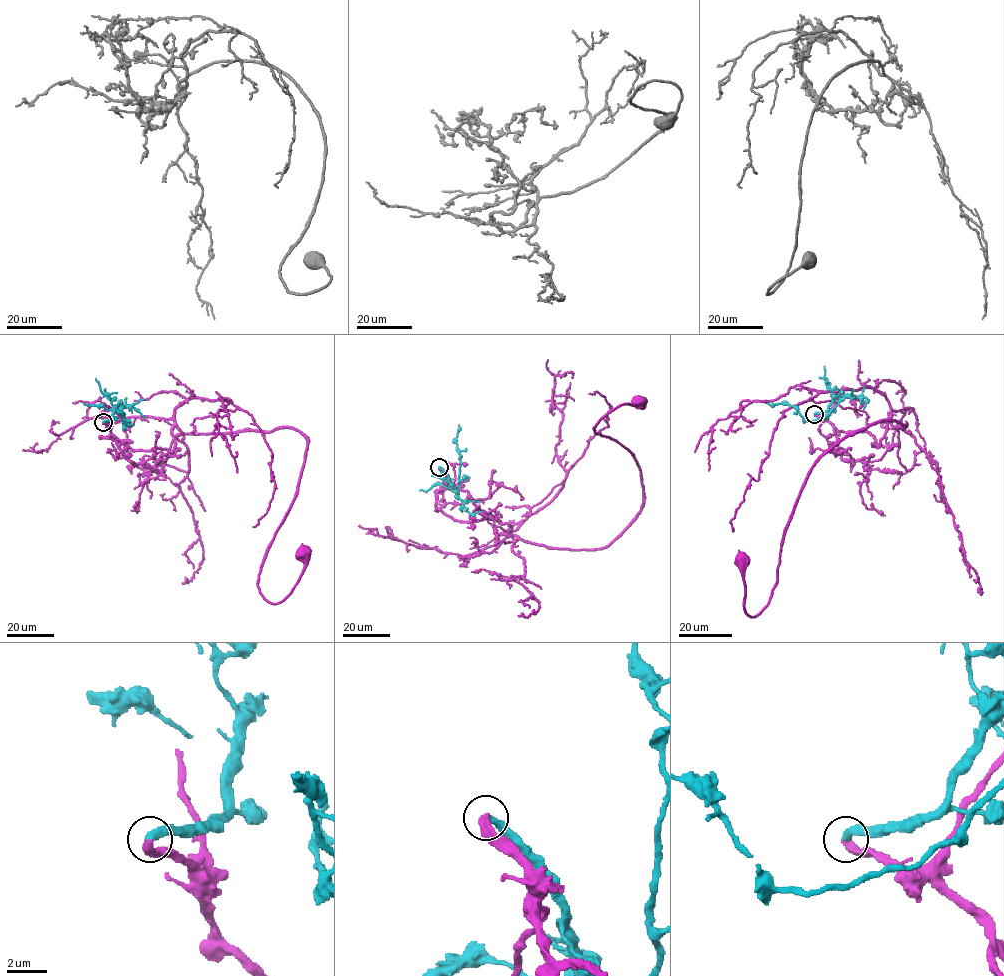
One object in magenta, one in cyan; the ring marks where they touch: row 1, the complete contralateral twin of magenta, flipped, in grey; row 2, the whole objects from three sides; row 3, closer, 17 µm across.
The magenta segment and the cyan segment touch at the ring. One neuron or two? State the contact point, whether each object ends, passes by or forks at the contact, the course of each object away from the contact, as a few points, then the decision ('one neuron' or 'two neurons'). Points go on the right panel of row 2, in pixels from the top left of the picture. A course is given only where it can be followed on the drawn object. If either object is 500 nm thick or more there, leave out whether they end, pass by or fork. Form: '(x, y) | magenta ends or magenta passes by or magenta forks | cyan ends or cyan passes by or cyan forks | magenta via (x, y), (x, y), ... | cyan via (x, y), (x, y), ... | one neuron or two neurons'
(814, 414) | magenta ends | cyan ends | magenta via (815, 414), (878, 447), (890, 419), (907, 425), (873, 422), (815, 463), (756, 616), (742, 561) | cyan via (815, 414), (826, 410), (836, 397), (841, 399), (828, 414), (811, 421), (805, 420), (793, 406), (767, 402) | one neuron

